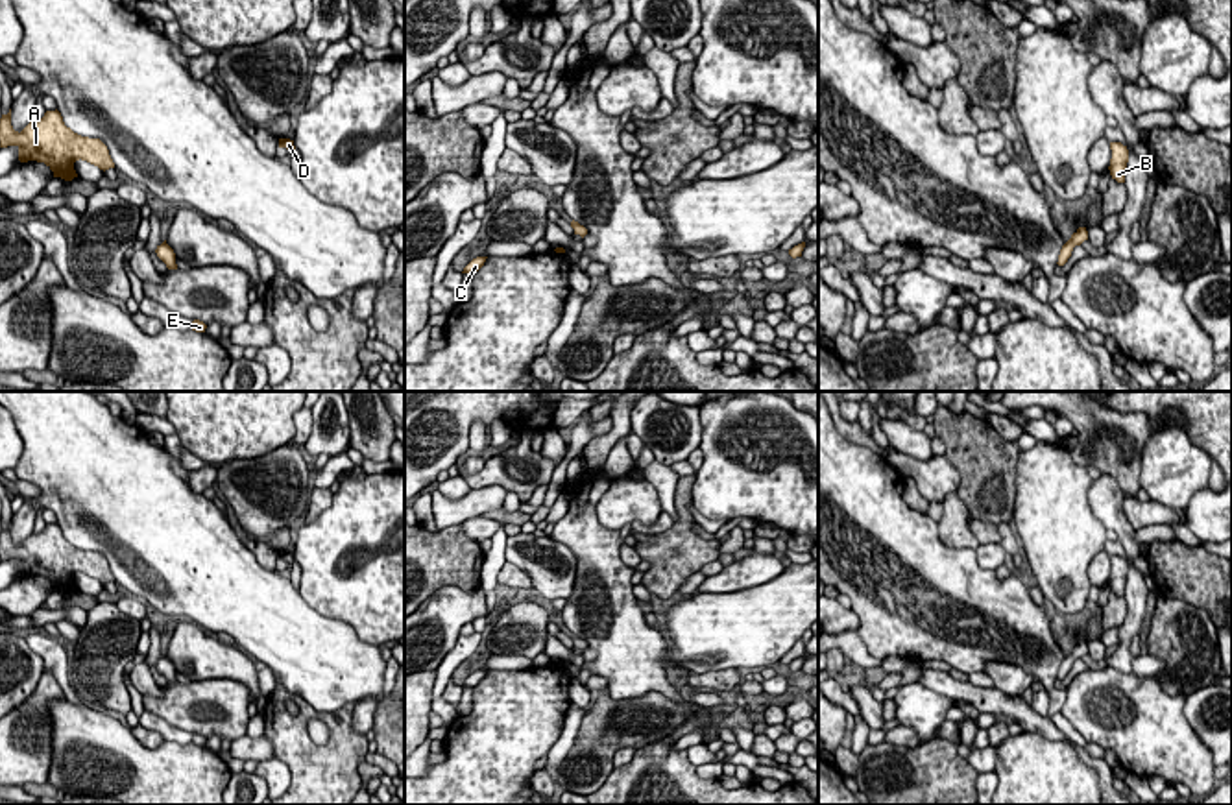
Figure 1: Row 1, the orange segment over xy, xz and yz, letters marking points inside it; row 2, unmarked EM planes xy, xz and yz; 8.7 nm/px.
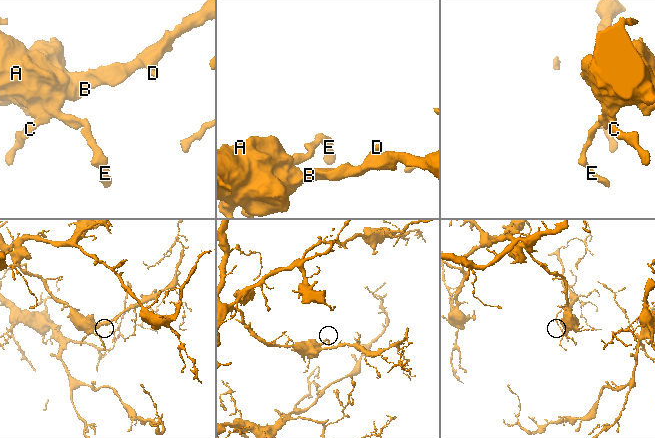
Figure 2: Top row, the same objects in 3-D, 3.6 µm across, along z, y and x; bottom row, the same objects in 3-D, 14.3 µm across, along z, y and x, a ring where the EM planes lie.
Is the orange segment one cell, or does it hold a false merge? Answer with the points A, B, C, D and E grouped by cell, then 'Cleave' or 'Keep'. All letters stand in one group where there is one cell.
Groups: A B C D / E. Cleave

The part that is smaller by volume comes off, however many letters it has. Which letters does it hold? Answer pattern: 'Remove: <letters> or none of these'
Remove: E

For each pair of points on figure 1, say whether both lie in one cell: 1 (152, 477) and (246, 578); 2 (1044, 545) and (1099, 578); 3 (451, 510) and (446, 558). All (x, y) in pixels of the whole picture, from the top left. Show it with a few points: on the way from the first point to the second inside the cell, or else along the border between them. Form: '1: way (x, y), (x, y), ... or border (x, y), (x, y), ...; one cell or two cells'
1: way (170, 503), (220, 552); one cell
2: border (1103, 549), (1088, 567), (1090, 584); two cells
3: border (458, 523), (438, 530); two cells

